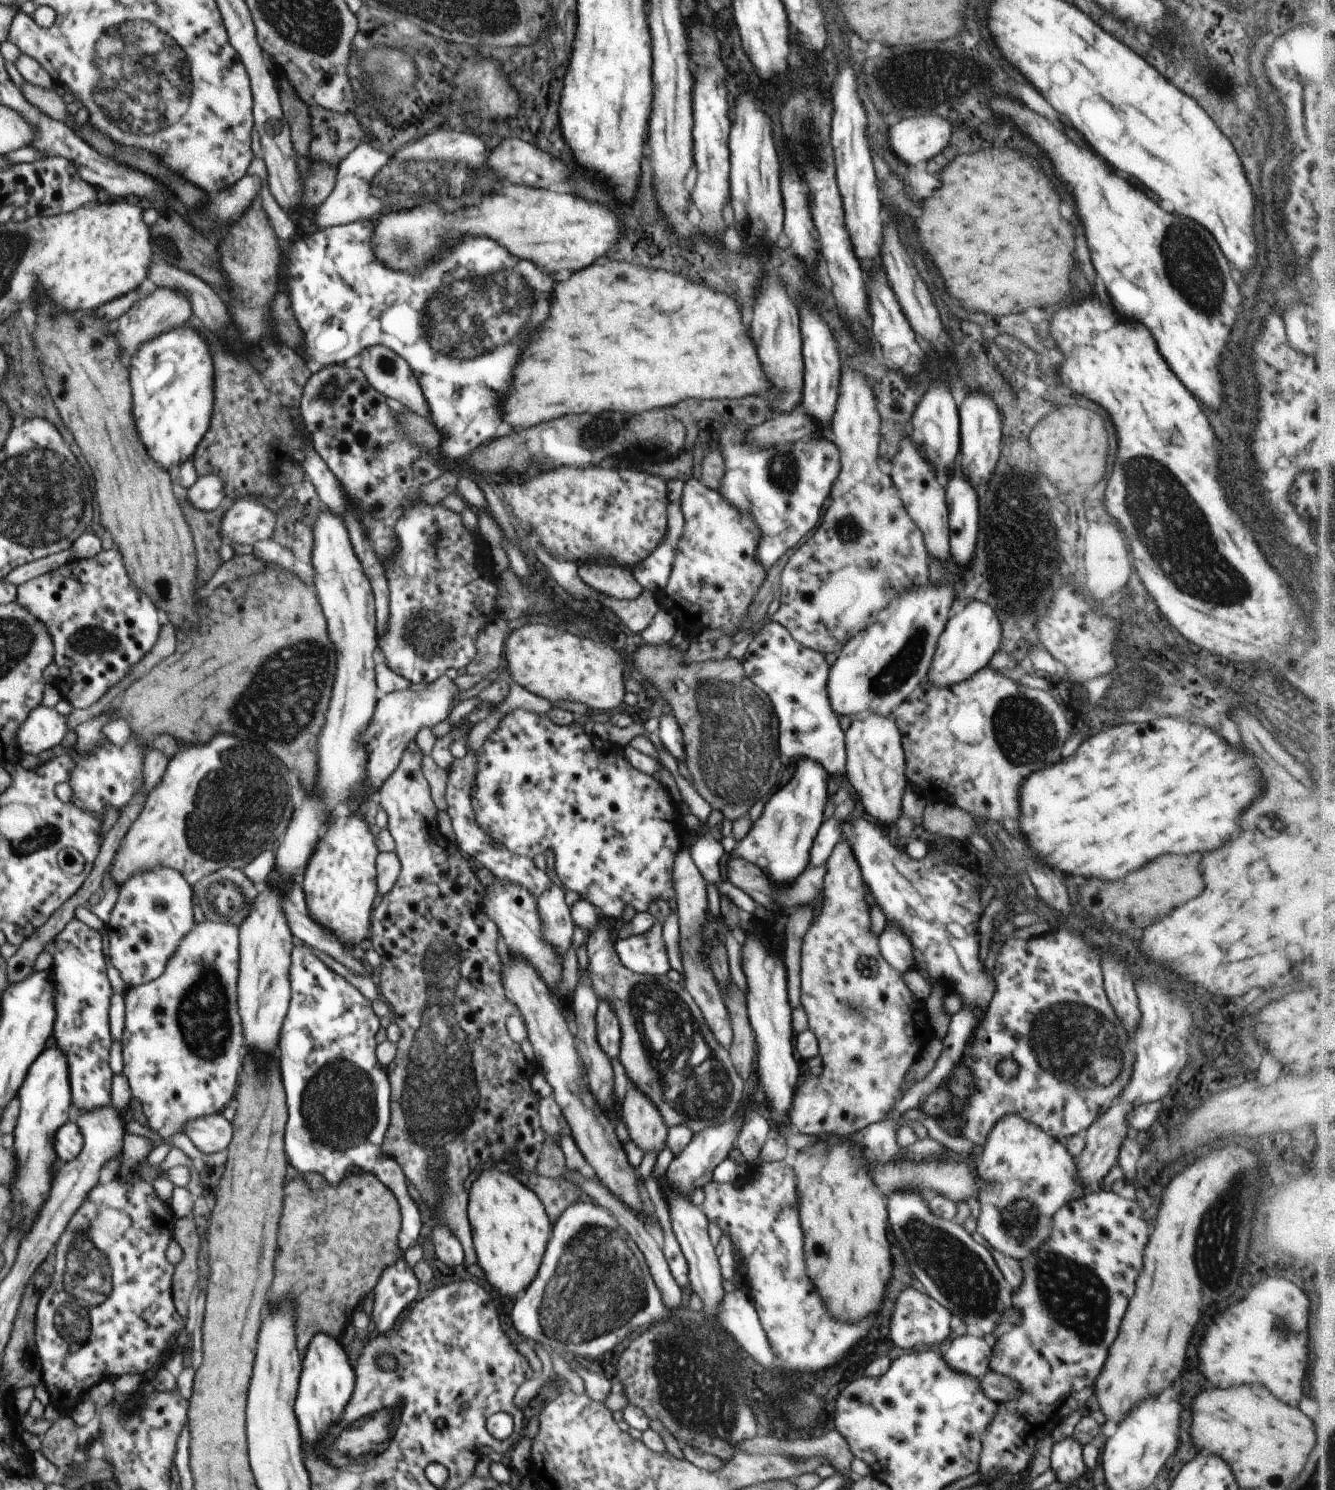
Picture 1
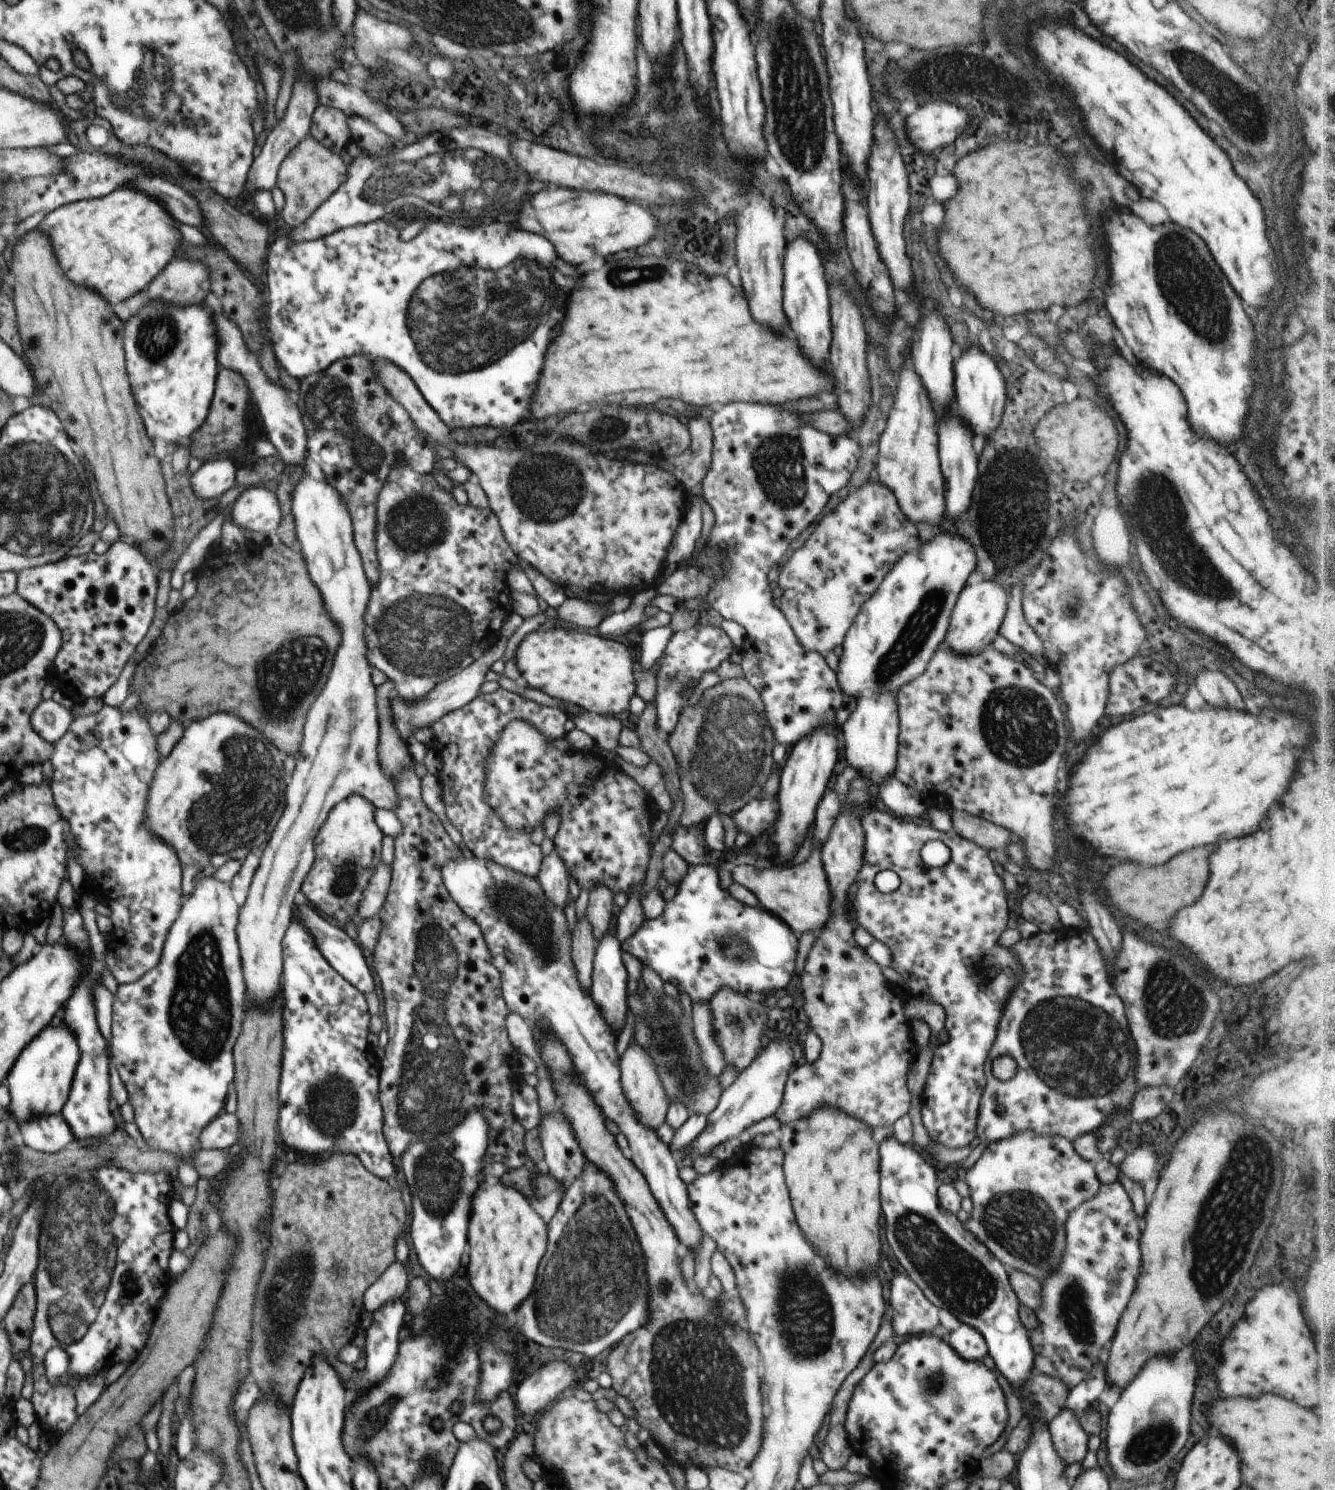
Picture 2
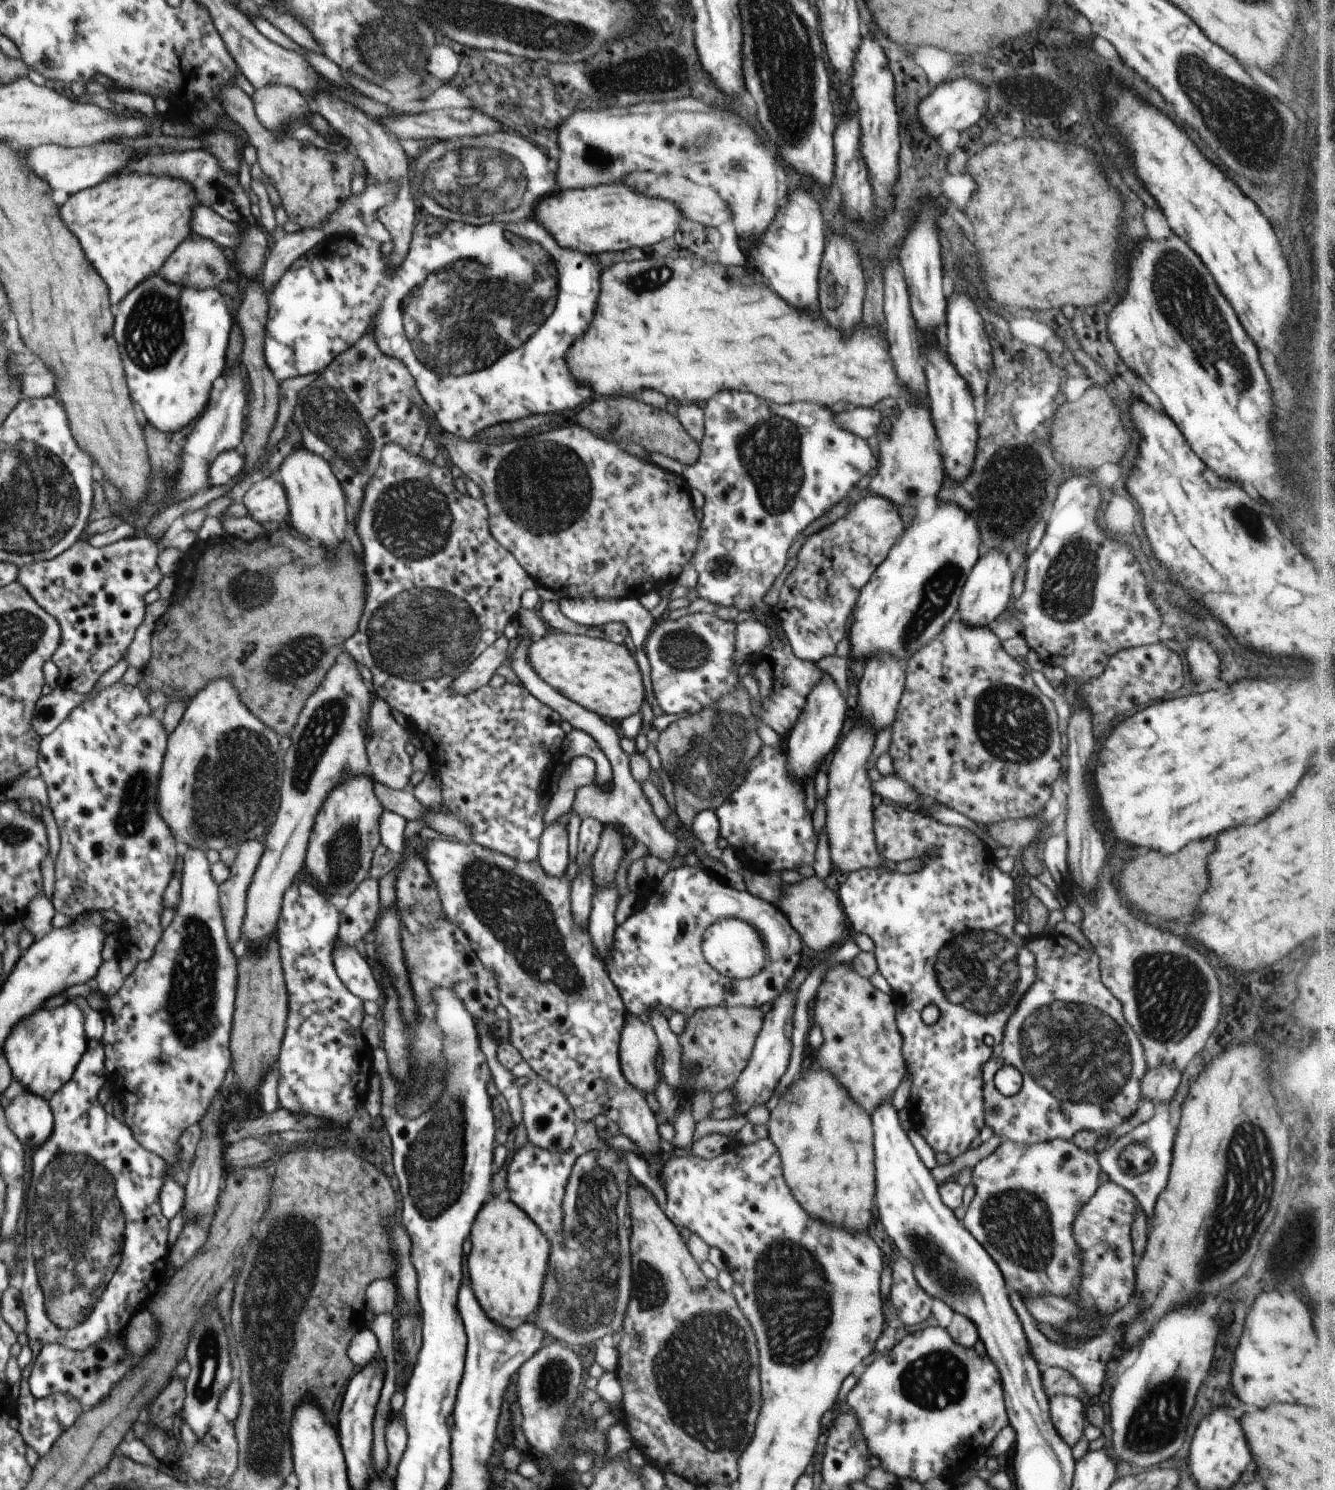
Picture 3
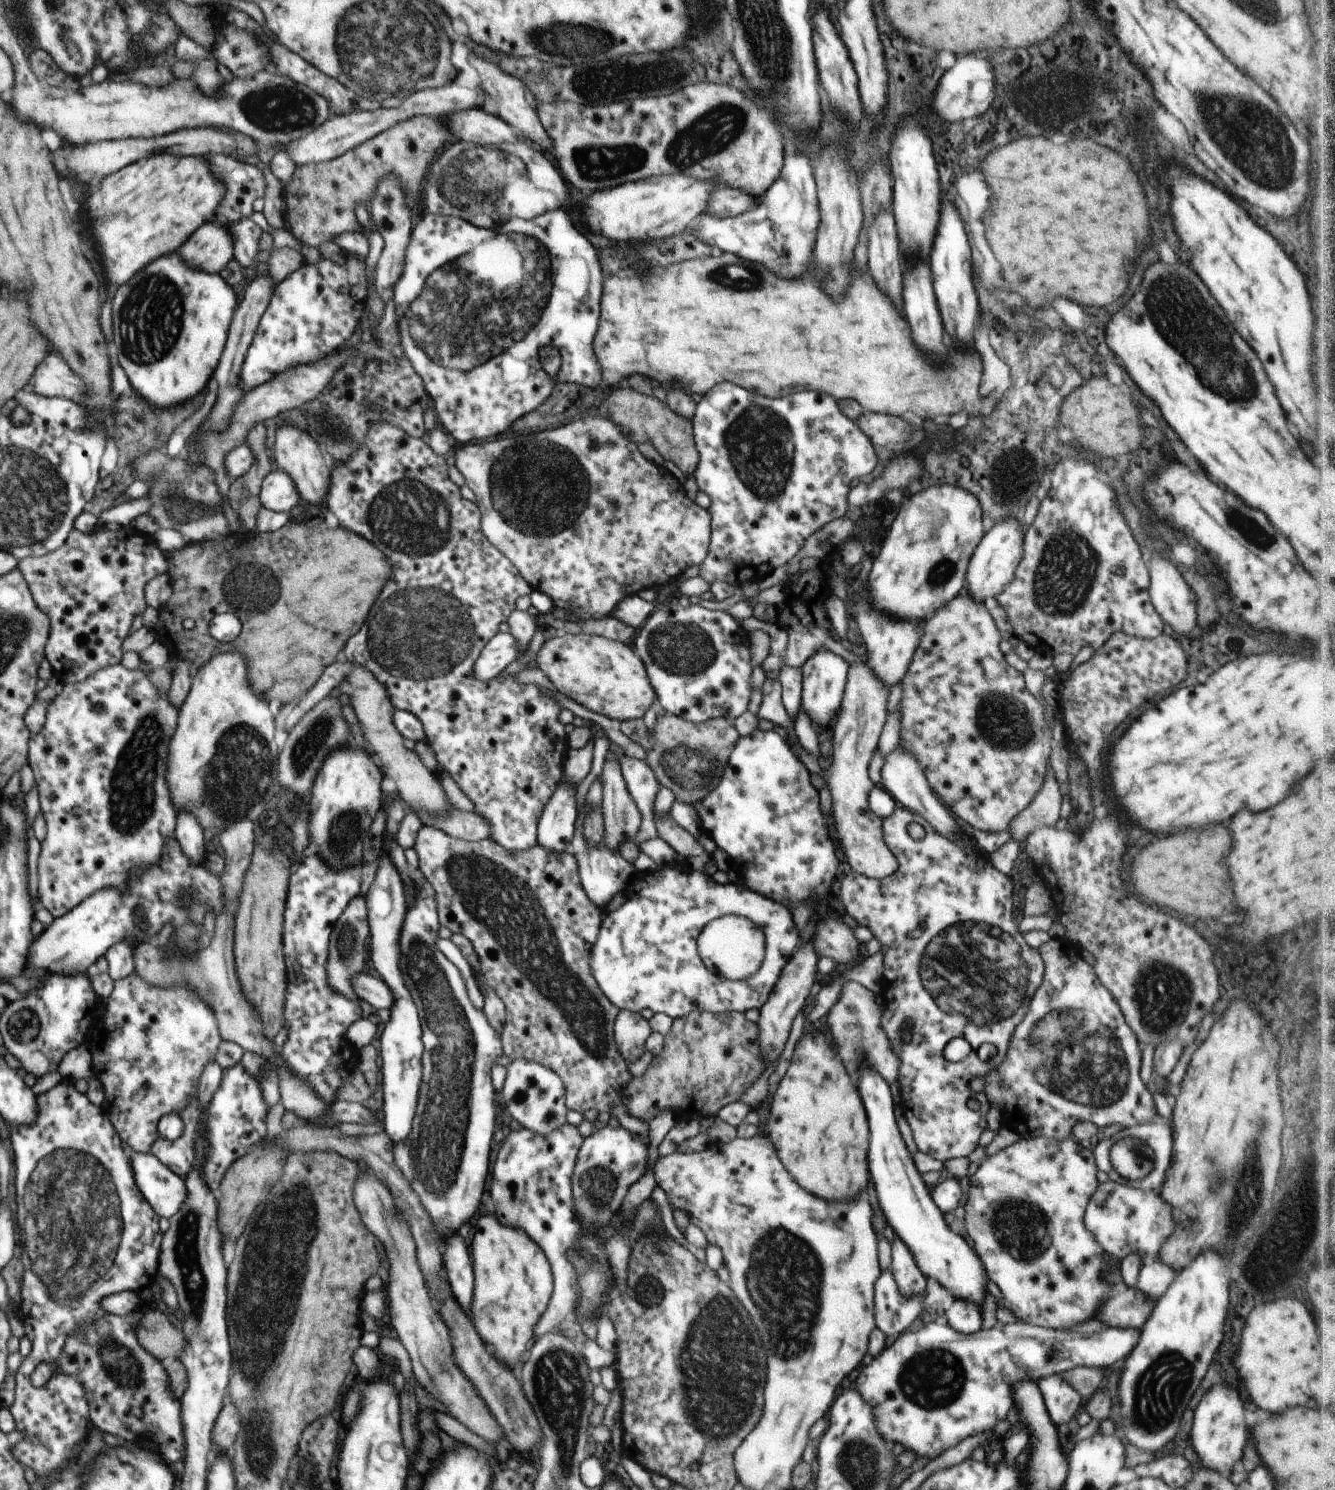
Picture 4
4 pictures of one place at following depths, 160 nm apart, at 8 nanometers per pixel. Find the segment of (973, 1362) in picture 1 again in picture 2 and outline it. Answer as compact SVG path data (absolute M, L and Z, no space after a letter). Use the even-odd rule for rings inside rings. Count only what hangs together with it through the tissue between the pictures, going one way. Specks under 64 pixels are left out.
M962 1325L945 1338L947 1343L966 1361L980 1361L989 1354L984 1337L971 1326Z

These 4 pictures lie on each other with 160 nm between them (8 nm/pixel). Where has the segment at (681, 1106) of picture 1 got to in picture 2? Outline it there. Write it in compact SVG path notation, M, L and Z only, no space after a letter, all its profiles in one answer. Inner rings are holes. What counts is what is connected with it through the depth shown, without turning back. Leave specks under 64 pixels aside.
M602 885L590 891L585 918L590 923L597 944L610 930L612 915L617 911L614 895L608 887ZM646 989L644 994L638 991L629 994L627 1003L635 1018L631 1042L640 1045L655 1064L669 1106L670 1103L680 1103L686 1106L690 1115L708 1116L718 1106L723 1089L718 1077L712 1076L701 1061L701 1048L693 1033L693 1019L684 1016L680 1000L666 993L658 998Z

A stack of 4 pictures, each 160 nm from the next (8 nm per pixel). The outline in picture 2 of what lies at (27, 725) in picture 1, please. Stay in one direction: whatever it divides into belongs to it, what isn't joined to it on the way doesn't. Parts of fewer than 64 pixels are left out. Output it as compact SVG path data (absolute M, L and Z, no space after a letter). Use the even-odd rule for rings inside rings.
M50 699L37 706L32 714L32 727L46 742L55 743L64 736L73 719L72 710Z

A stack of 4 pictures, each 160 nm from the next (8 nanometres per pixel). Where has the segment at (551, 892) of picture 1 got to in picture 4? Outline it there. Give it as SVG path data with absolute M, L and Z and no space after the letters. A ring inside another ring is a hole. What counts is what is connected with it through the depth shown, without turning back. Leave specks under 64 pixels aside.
M560 780L538 820L537 844L548 852L565 852L574 837L578 818L576 787Z

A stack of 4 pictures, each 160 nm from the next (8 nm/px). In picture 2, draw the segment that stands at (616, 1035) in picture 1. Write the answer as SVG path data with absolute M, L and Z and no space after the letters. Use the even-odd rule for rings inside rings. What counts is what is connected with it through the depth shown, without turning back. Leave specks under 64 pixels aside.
M607 933L598 941L595 957L593 960L593 983L591 986L591 997L596 1006L601 1010L602 1018L614 1031L620 1031L626 1024L628 1014L626 984L628 984L628 973L622 961L621 942Z

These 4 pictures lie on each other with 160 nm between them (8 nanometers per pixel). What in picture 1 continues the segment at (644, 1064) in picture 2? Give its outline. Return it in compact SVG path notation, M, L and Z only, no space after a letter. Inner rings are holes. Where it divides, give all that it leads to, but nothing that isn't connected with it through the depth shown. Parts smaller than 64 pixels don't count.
M629 1085L619 1119L626 1123L630 1141L642 1152L658 1152L667 1148L669 1128L657 1106L634 1086Z

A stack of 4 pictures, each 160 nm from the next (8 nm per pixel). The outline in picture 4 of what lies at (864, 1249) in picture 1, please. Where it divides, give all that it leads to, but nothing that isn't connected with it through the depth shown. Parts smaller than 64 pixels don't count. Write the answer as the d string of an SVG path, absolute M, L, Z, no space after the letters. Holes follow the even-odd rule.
M823 1028L820 1032L811 1030L802 1034L802 1038L796 1042L790 1066L786 1068L786 1074L778 1082L777 1090L771 1099L764 1130L782 1165L798 1182L798 1186L802 1186L810 1194L820 1196L824 1200L850 1200L868 1188L870 1174L866 1152L870 1131L866 1110L860 1098L859 1088L849 1077Z

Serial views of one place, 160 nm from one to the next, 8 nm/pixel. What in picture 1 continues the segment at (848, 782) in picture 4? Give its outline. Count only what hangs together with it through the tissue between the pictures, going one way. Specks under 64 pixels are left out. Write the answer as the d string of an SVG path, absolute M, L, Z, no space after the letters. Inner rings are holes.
M844 838L834 847L832 854L827 860L827 870L823 880L824 902L820 912L816 914L816 920L811 922L806 934L803 936L801 944L801 1006L804 1008L808 1017L809 1029L817 1038L819 1046L819 1054L823 1060L823 1074L820 1077L811 1076L805 1083L798 1084L794 1093L793 1103L789 1110L789 1124L796 1126L798 1132L803 1135L819 1135L822 1134L838 1134L838 1136L848 1136L852 1132L858 1132L866 1128L872 1123L877 1123L883 1120L887 1112L894 1106L896 1100L902 1098L902 1088L904 1084L904 1077L909 1071L909 1068L914 1064L920 1050L923 1048L924 1041L929 1037L937 1035L938 1031L933 1028L927 1021L927 1011L925 1003L916 997L906 985L903 979L903 973L896 970L890 963L882 956L879 949L879 936L870 929L870 902L866 901L865 882L861 875L861 870L850 848L850 845Z

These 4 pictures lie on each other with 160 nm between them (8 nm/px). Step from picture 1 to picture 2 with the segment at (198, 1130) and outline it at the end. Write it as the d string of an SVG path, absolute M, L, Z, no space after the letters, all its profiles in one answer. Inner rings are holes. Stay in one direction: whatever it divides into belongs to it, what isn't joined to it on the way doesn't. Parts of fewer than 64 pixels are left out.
M223 1111L210 1121L199 1136L202 1149L229 1149L239 1142L239 1120L234 1113Z

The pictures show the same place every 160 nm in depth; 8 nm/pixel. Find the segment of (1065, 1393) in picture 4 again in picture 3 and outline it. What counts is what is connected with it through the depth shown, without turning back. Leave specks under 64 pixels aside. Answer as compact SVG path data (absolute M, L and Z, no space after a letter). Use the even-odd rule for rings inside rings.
M1056 1395L1048 1400L1054 1428L1062 1440L1072 1449L1082 1438L1086 1426L1085 1406L1078 1397Z

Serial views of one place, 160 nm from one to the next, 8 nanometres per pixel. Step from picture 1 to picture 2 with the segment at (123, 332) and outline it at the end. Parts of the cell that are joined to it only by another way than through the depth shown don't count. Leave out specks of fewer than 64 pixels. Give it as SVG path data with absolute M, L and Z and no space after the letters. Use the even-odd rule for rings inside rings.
M174 257L159 273L156 278L138 294L119 302L116 305L116 314L124 324L132 318L140 309L152 301L162 301L177 307L189 307L194 304L202 304L208 293L211 292L209 270L204 263L192 259Z

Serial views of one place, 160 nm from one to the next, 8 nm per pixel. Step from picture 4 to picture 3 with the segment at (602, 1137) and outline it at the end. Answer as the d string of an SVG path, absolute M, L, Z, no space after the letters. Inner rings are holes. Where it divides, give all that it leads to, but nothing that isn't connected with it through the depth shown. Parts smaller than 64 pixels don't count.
M612 1150L588 1151L575 1160L563 1198L563 1225L550 1240L552 1252L549 1253L543 1278L542 1302L532 1318L532 1322L545 1332L547 1339L562 1341L578 1350L594 1344L606 1334L613 1336L622 1330L633 1285L629 1241L631 1219L628 1216L628 1189L632 1183L628 1166Z

